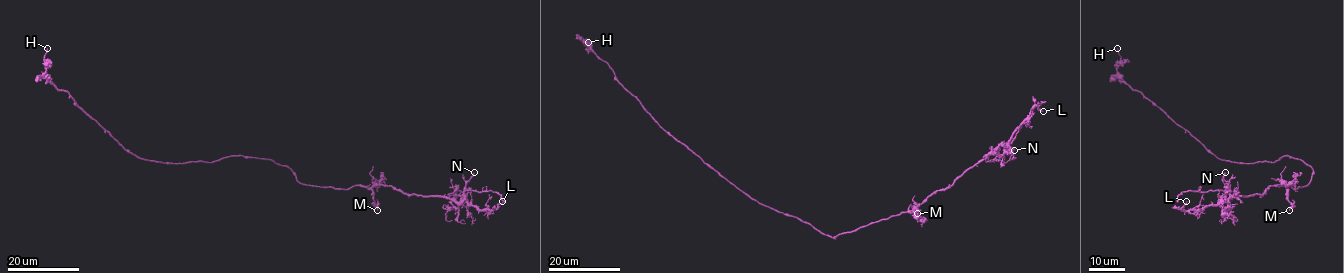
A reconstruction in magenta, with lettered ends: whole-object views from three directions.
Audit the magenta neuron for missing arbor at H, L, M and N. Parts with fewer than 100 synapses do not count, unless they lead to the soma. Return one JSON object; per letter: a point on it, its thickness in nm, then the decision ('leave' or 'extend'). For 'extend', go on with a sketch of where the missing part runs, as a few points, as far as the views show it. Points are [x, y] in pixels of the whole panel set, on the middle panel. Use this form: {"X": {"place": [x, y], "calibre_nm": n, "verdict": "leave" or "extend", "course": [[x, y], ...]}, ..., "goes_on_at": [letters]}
{"H": {"place": [588, 42], "calibre_nm": 150, "verdict": "leave"}, "L": {"place": [1043, 111], "calibre_nm": 160, "verdict": "leave"}, "M": {"place": [917, 213], "calibre_nm": 160, "verdict": "leave"}, "N": {"place": [1014, 150], "calibre_nm": 160, "verdict": "leave"}, "goes_on_at": []}

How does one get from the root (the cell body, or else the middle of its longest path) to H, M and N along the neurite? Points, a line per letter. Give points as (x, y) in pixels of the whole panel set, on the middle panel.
H: (798, 218), (750, 198), (677, 141), (618, 80), (612, 69), (587, 42), (584, 45), (588, 42)
M: (798, 218), (834, 237), (903, 212), (913, 212), (917, 216), (917, 213)
N: (798, 218), (831, 237), (854, 231), (913, 212), (992, 152), (1001, 157), (1003, 150), (1014, 150)

